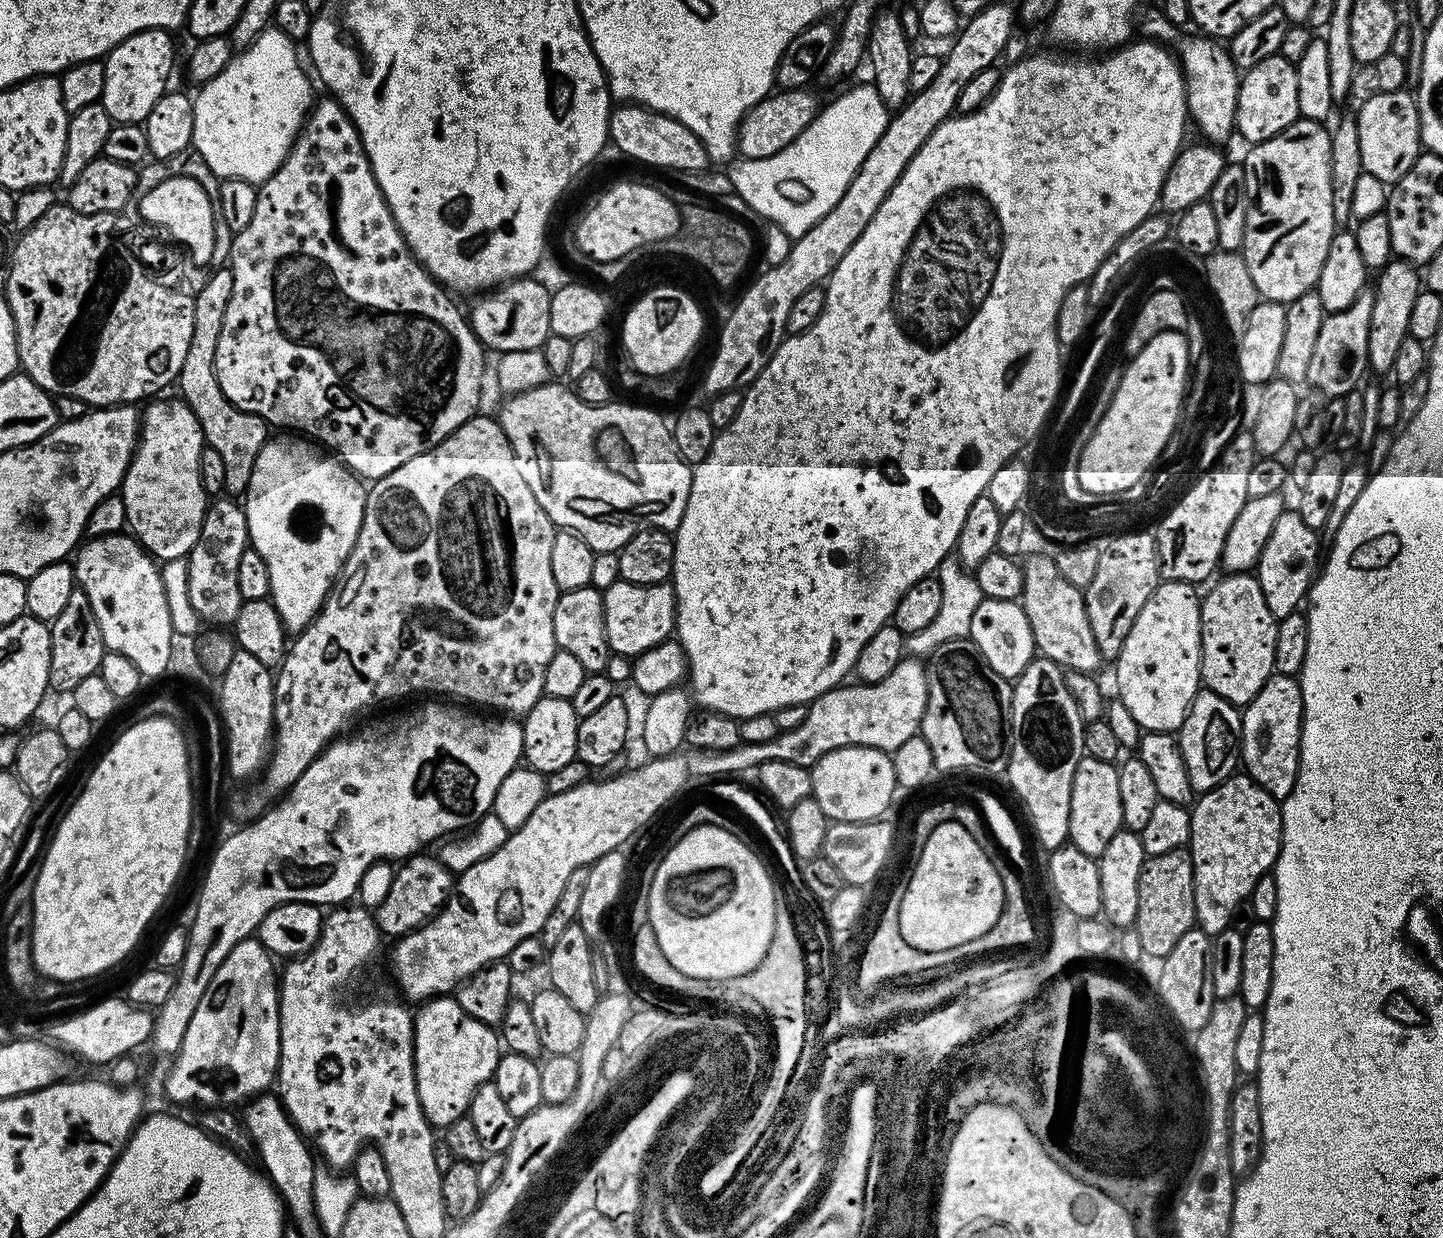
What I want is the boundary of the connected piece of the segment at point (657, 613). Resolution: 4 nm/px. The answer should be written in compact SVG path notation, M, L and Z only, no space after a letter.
M616 580L614 586L603 589L606 638L613 653L635 658L659 646L673 635L676 626L676 592L671 583L638 586Z

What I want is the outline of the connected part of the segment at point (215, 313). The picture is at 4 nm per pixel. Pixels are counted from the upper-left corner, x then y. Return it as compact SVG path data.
M228 266L217 267L212 273L213 276L194 292L194 335L190 338L190 350L186 350L186 362L182 362L178 389L184 403L190 406L194 418L198 418L205 445L222 457L226 469L224 492L229 497L240 498L248 491L250 474L254 474L254 462L258 462L262 446L270 439L270 428L260 416L238 410L238 406L231 404L218 386L214 350L218 350L222 318L226 318L230 290L234 290L234 274Z

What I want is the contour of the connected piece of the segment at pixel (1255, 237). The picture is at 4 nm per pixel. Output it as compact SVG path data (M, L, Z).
M1298 119L1290 126L1286 126L1286 130L1282 130L1282 134L1278 134L1274 138L1270 138L1261 144L1253 144L1247 150L1248 153L1242 157L1244 166L1244 195L1246 197L1246 207L1244 209L1244 234L1242 243L1242 255L1244 264L1248 267L1248 273L1252 279L1252 288L1261 292L1264 300L1274 300L1277 304L1288 305L1291 300L1298 298L1302 294L1313 291L1319 285L1320 276L1324 273L1324 263L1328 257L1330 246L1334 243L1332 236L1338 231L1338 225L1334 218L1334 202L1330 198L1330 142L1332 141L1332 133L1319 120Z

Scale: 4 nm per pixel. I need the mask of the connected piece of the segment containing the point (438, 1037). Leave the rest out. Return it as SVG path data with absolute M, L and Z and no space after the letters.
M451 995L435 997L421 1003L419 1008L414 1016L418 1098L429 1124L443 1130L467 1113L477 1090L495 1077L502 1055L502 1040L495 1027L466 1014Z

